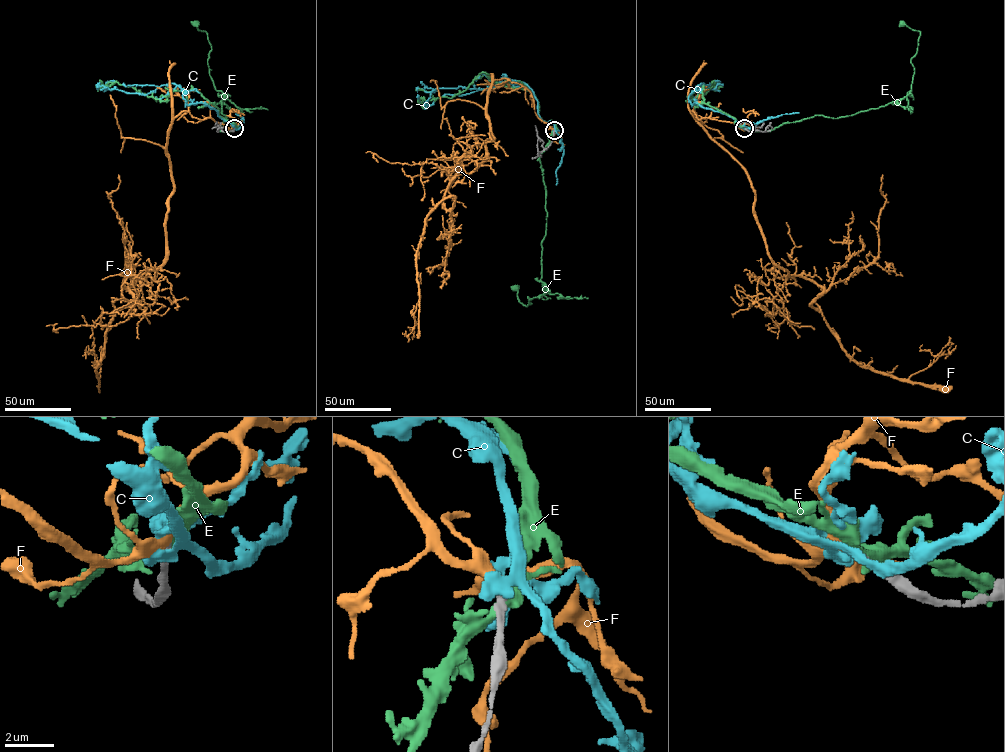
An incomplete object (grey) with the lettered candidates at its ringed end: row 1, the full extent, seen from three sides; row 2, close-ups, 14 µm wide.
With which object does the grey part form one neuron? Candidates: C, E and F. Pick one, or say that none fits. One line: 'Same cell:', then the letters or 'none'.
Same cell: F

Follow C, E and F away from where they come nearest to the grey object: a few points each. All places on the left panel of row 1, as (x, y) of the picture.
C: (234, 128), (204, 103), (188, 105), (175, 84), (145, 94), (106, 84), (97, 89)
E: (234, 128), (219, 130), (226, 118), (221, 113), (223, 93), (209, 74), (207, 33), (195, 23)
F: (234, 128), (185, 111), (174, 119), (166, 261), (123, 281), (135, 304), (109, 324), (98, 379), (86, 359)

